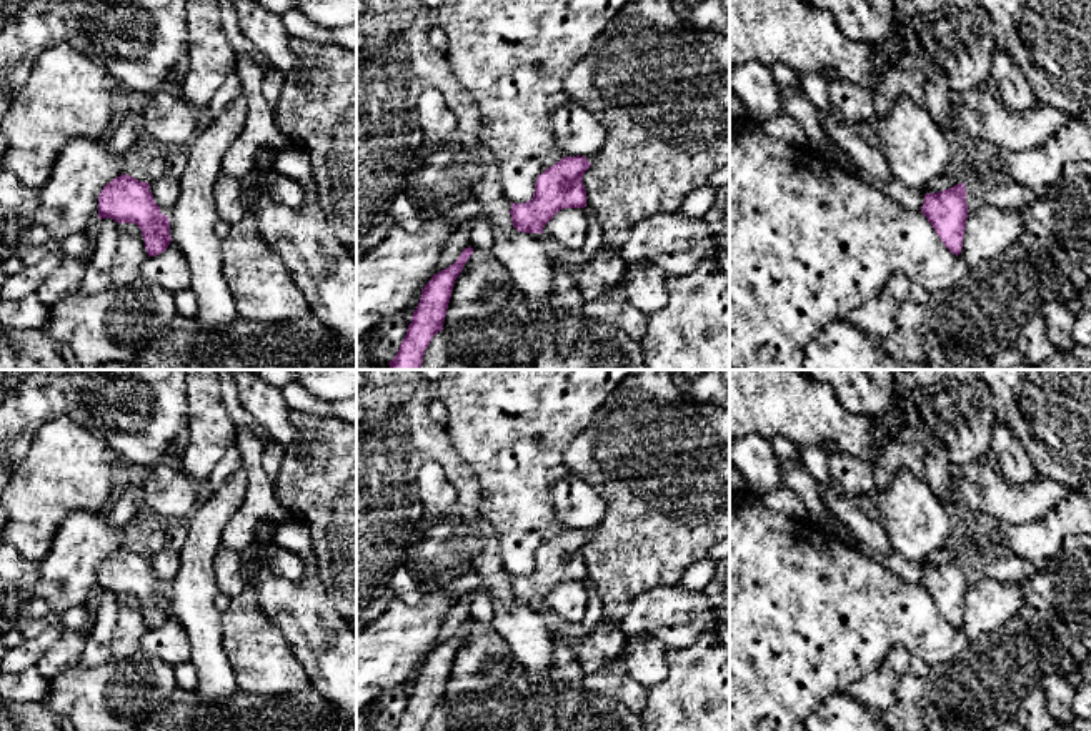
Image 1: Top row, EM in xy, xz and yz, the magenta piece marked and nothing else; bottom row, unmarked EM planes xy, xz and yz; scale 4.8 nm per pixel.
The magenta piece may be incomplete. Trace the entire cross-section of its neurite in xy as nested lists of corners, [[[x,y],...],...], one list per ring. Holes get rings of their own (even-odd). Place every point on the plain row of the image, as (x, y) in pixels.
[[[120,548],[98,568],[98,591],[135,596],[142,603],[148,629],[163,626],[170,614],[170,593],[160,584],[147,554]]]

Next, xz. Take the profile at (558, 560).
[[[565,530],[538,548],[530,574],[511,576],[511,594],[518,604],[543,606],[543,599],[563,581],[585,581],[583,548],[591,540],[586,530]]]

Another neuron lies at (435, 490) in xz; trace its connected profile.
[[[426,460],[420,466],[415,488],[420,493],[425,511],[440,510],[458,501],[456,488],[445,470],[433,460]]]

